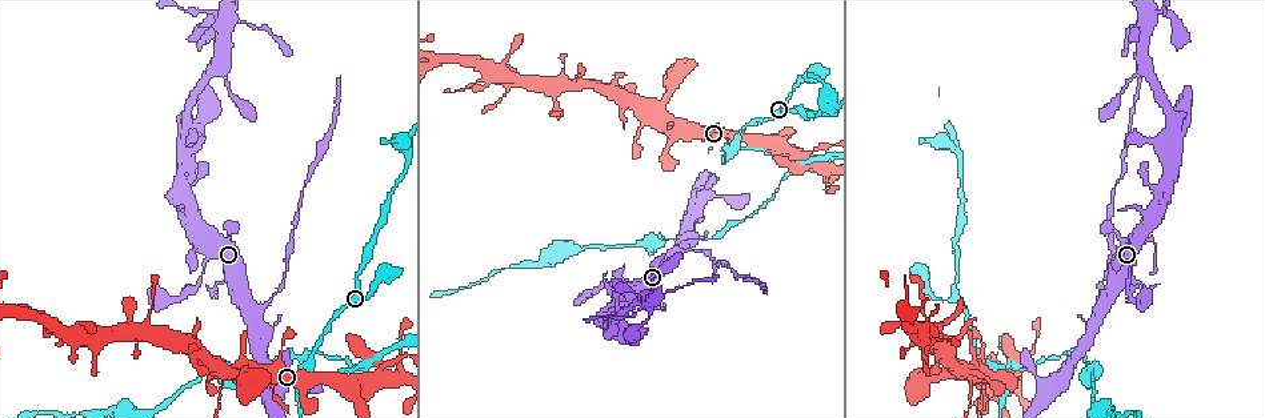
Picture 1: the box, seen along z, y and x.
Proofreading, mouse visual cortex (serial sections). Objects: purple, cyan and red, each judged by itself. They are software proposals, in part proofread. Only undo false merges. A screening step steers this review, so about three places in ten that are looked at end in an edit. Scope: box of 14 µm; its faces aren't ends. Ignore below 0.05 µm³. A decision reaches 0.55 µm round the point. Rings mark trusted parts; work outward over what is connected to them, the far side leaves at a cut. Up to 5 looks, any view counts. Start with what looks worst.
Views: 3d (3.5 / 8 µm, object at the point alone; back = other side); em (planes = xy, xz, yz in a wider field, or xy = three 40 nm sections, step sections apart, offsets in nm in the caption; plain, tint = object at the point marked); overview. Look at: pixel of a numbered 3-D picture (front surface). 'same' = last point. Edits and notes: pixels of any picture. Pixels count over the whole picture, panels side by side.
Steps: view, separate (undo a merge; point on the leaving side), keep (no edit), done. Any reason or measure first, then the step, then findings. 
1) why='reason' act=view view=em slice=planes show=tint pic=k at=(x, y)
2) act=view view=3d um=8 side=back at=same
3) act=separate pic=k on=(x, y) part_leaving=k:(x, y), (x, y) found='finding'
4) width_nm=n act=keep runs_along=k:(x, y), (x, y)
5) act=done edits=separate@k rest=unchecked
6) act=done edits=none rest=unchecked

why='thin neck' act=view view=3d um=3.5 pic=1 at=(700, 251)

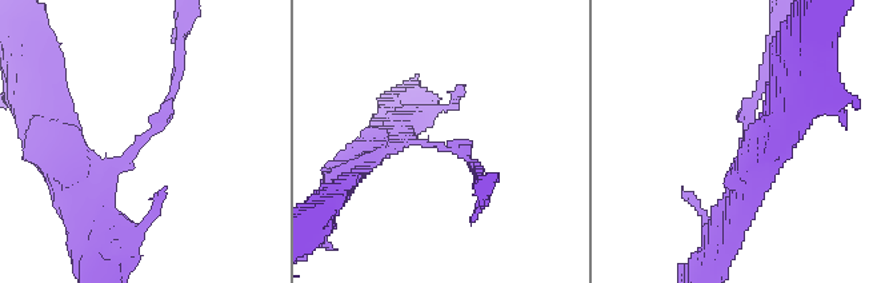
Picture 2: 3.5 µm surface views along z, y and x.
arm_widths_nm=100,300 why='shape alone is not enough' act=view view=em slice=xy step=5 show=tint pic=2 at=(143, 141)

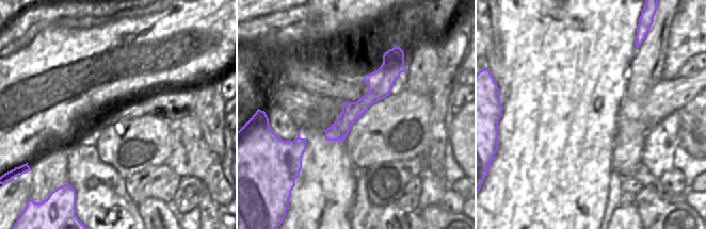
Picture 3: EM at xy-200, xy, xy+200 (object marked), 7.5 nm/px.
width_nm=160 act=separate pic=2 on=(741, 115) part_leaving=2:(128, 155), (161, 123), (177, 40) found='two cells meet here'

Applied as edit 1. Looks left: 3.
why='arms part here' act=view view=3d um=3.5 pic=1 at=(736, 151)

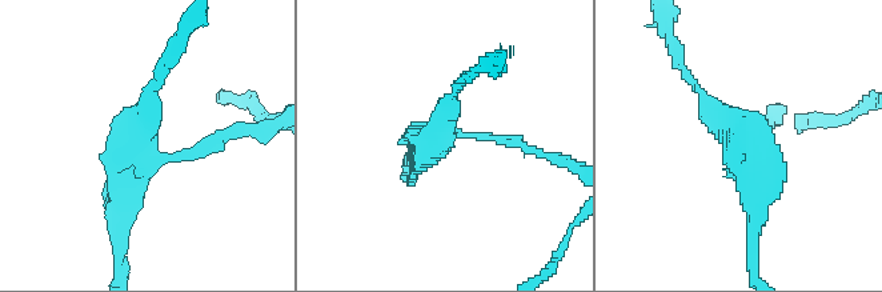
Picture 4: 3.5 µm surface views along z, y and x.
why='shape alone is not enough' act=view view=em slice=planes show=tint pic=4 at=(740, 153)

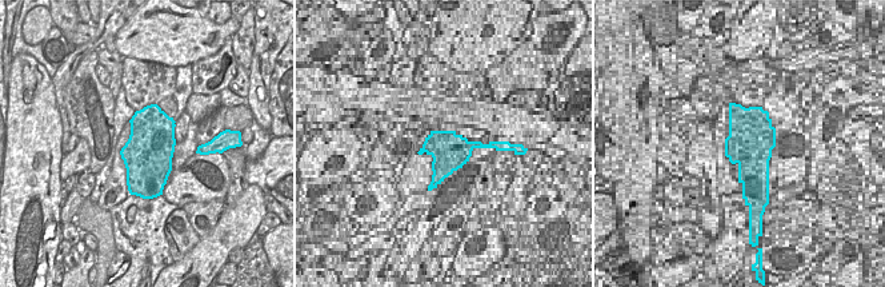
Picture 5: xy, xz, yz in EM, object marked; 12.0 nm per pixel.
act=separate pic=4 on=(205, 142) part_leaving=4:(147, 159), (269, 130) found='a second cell is stuck on'

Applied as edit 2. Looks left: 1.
act=done edits=separate@2,separate@4 rest=unchecked

